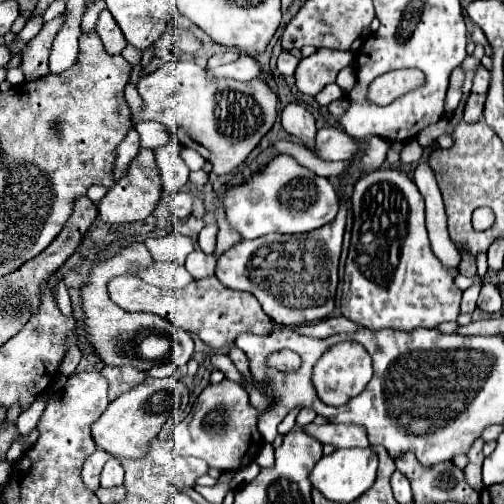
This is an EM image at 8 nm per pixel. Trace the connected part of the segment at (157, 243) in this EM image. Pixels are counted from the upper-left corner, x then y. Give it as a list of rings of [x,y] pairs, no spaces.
[[[171,233],[167,237],[147,239],[145,247],[155,261],[185,261],[193,251],[193,241],[181,233]]]

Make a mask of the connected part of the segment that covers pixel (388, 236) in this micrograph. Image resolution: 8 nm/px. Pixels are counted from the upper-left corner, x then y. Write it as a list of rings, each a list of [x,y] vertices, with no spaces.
[[[377,169],[363,175],[355,183],[351,197],[353,203],[353,231],[351,247],[345,263],[345,289],[341,297],[341,313],[359,327],[381,331],[411,331],[411,329],[433,329],[447,321],[457,321],[461,289],[455,285],[459,269],[445,267],[431,251],[427,229],[425,229],[425,201],[413,179],[399,169]]]

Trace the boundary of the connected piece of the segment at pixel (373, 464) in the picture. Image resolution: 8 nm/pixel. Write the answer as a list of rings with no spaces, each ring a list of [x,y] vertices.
[[[337,449],[331,455],[325,455],[319,459],[319,463],[309,473],[309,481],[315,489],[319,489],[327,499],[337,503],[351,503],[357,497],[361,497],[375,481],[377,473],[377,455],[373,449]]]

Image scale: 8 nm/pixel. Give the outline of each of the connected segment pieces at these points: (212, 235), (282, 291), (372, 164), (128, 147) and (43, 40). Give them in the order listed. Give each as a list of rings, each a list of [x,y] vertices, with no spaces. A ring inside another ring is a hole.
[[[208,224],[199,233],[199,247],[205,253],[213,253],[216,248],[218,227],[216,224]]]
[[[341,201],[335,221],[311,233],[269,233],[253,241],[235,243],[217,257],[215,275],[229,289],[253,293],[263,311],[277,325],[295,327],[327,319],[335,309],[337,265],[345,233],[345,217],[347,205]]]
[[[373,137],[369,143],[367,143],[367,149],[365,149],[365,155],[363,159],[359,161],[359,167],[365,171],[365,169],[377,169],[383,165],[385,161],[385,153],[389,149],[389,143],[387,139],[383,137]]]
[[[131,127],[129,133],[125,135],[125,139],[121,141],[121,145],[117,147],[117,161],[115,161],[117,177],[121,177],[123,171],[127,171],[131,159],[137,155],[137,151],[139,151],[139,135],[137,135],[135,127]]]
[[[57,17],[49,23],[43,25],[43,29],[39,31],[37,37],[33,37],[27,47],[23,49],[23,61],[21,61],[21,71],[25,75],[25,81],[35,81],[39,77],[45,77],[49,73],[49,53],[51,53],[51,45],[53,39],[57,35],[57,31],[63,25],[63,17]]]

